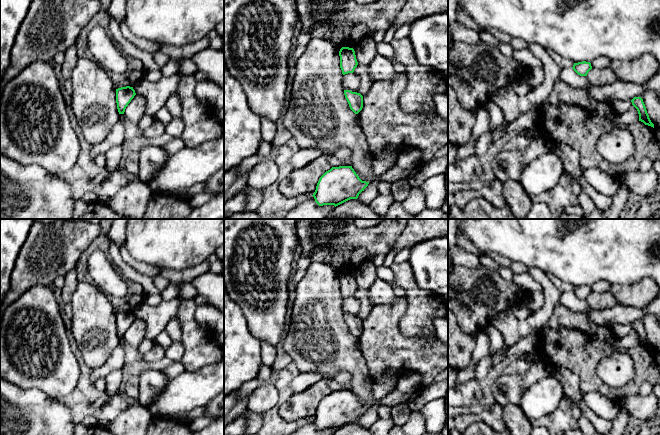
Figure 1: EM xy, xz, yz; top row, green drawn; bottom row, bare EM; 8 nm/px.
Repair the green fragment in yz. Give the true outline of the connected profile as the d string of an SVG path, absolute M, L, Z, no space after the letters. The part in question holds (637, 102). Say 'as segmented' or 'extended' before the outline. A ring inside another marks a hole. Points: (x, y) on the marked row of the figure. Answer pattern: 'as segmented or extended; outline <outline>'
as segmented; outline M634 97L631 100L631 102L632 102L632 105L638 111L639 121L643 122L645 125L648 125L654 128L654 124L651 122L649 118L643 99L641 97Z

